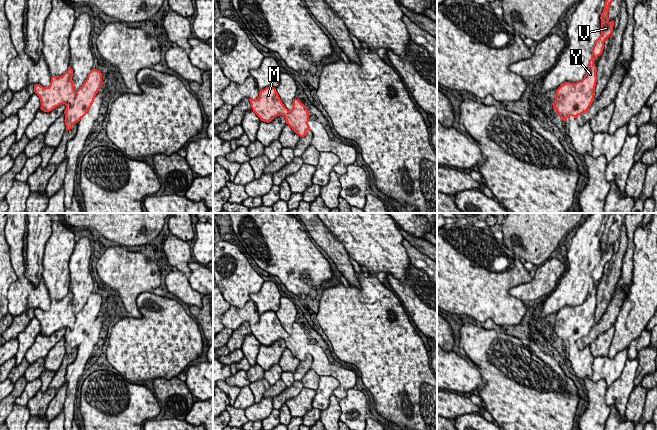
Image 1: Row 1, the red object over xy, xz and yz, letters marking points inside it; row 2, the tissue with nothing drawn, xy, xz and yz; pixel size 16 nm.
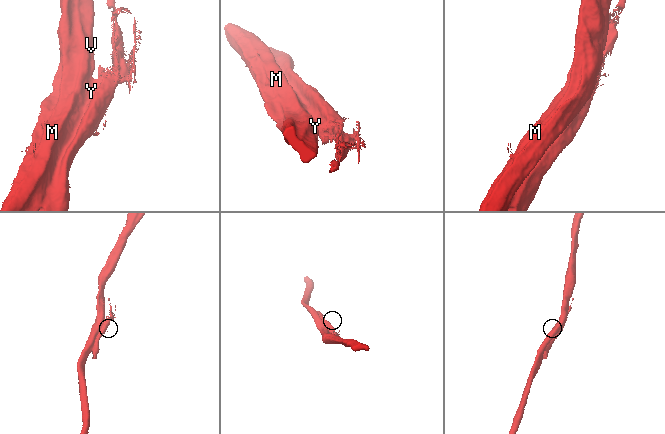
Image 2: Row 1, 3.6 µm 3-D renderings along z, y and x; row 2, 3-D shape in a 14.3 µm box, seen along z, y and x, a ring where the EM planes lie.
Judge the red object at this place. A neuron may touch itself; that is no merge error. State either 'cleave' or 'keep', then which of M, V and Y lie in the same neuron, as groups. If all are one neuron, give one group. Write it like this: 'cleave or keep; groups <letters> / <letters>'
cleave; groups M V / Y

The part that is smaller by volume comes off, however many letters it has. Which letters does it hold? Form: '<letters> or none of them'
Y

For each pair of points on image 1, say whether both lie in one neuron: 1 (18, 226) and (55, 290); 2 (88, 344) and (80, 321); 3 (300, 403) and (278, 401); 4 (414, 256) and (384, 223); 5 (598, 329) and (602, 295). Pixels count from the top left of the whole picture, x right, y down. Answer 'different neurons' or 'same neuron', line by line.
1: different neurons
2: same neuron
3: different neurons
4: different neurons
5: different neurons

